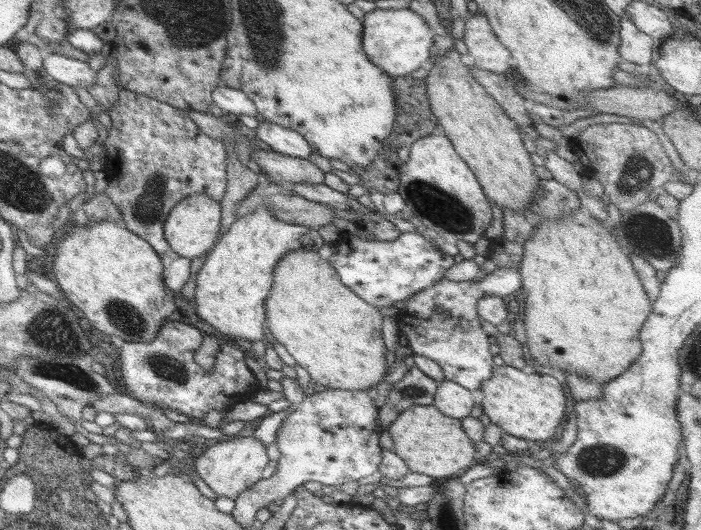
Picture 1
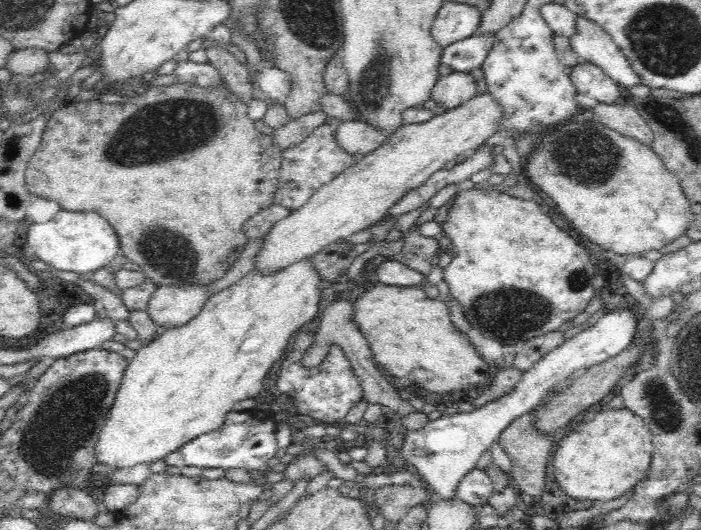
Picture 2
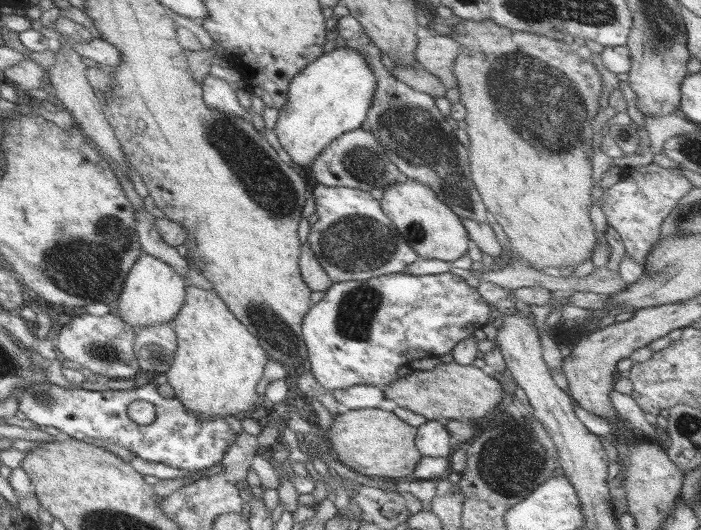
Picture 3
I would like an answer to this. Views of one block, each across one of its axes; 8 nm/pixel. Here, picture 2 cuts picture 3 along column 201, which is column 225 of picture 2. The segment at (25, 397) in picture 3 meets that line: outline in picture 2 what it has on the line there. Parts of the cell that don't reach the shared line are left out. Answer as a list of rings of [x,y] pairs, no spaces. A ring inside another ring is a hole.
[[[256,406],[247,411],[230,411],[220,428],[197,436],[194,440],[183,444],[178,450],[165,456],[167,466],[178,466],[182,469],[188,466],[198,468],[244,468],[244,470],[263,470],[270,474],[266,462],[275,454],[277,422],[266,412]]]

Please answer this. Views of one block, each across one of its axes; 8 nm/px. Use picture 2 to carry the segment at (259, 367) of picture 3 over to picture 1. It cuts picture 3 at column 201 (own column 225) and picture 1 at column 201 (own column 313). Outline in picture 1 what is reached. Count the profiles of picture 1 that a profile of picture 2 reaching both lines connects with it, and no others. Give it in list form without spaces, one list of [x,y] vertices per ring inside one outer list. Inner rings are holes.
[[[264,207],[255,209],[253,213],[237,218],[219,237],[213,248],[207,253],[199,271],[195,273],[195,314],[201,322],[209,324],[217,334],[221,334],[221,341],[234,342],[237,338],[247,340],[247,342],[267,342],[265,326],[265,308],[263,299],[269,293],[271,287],[271,271],[275,263],[287,251],[293,249],[313,249],[318,250],[323,244],[321,237],[315,229],[301,227],[300,225],[286,224],[271,217],[270,211]]]

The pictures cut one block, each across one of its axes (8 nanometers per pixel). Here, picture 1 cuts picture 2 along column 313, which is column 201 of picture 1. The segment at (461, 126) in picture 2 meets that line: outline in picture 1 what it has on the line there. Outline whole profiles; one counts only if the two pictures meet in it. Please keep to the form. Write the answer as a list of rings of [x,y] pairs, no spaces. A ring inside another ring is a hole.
[[[191,194],[191,196],[181,200],[181,203],[175,204],[175,207],[167,214],[162,227],[163,236],[169,244],[169,248],[177,256],[191,260],[191,258],[201,256],[213,248],[216,243],[215,238],[221,229],[221,206],[214,201],[205,194]]]

